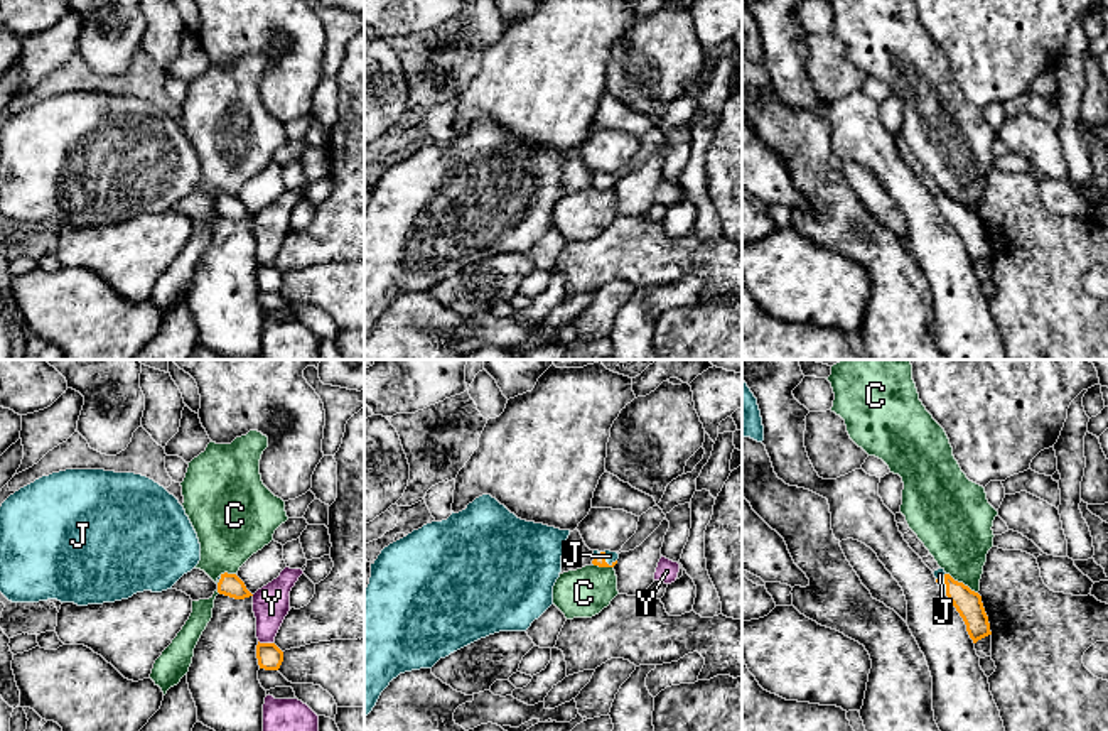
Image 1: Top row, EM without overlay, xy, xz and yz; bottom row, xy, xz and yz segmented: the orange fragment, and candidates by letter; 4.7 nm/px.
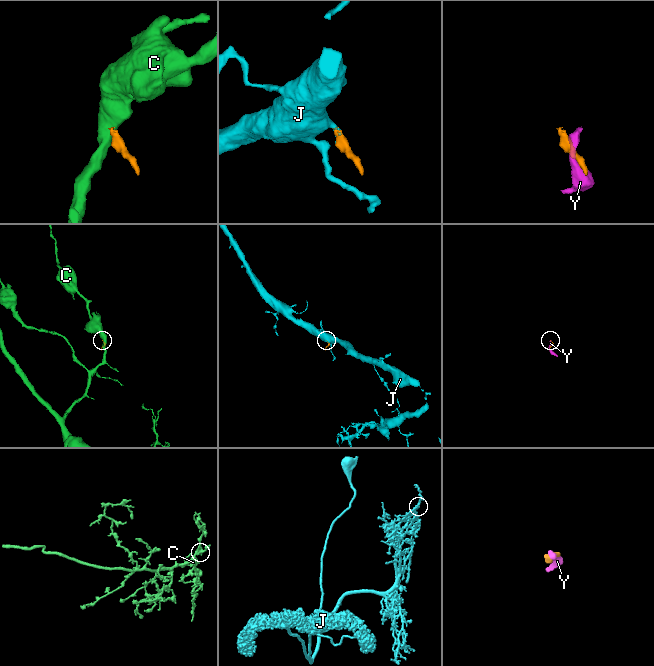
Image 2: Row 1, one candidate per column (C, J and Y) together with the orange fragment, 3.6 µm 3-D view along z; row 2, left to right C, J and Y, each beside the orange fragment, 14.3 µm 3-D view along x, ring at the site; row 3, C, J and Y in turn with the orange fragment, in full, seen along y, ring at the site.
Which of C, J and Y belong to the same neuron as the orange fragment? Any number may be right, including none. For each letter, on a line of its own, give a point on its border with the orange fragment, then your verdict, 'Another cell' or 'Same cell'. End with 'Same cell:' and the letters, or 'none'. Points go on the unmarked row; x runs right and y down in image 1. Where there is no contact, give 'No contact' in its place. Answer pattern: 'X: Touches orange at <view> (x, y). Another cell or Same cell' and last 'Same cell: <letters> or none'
C: Touches orange at yz (962, 205). Another cell
J: Touches orange at yz (945, 205). Same cell
Y: Touches orange at xy (265, 265). Another cell
Same cell: J

